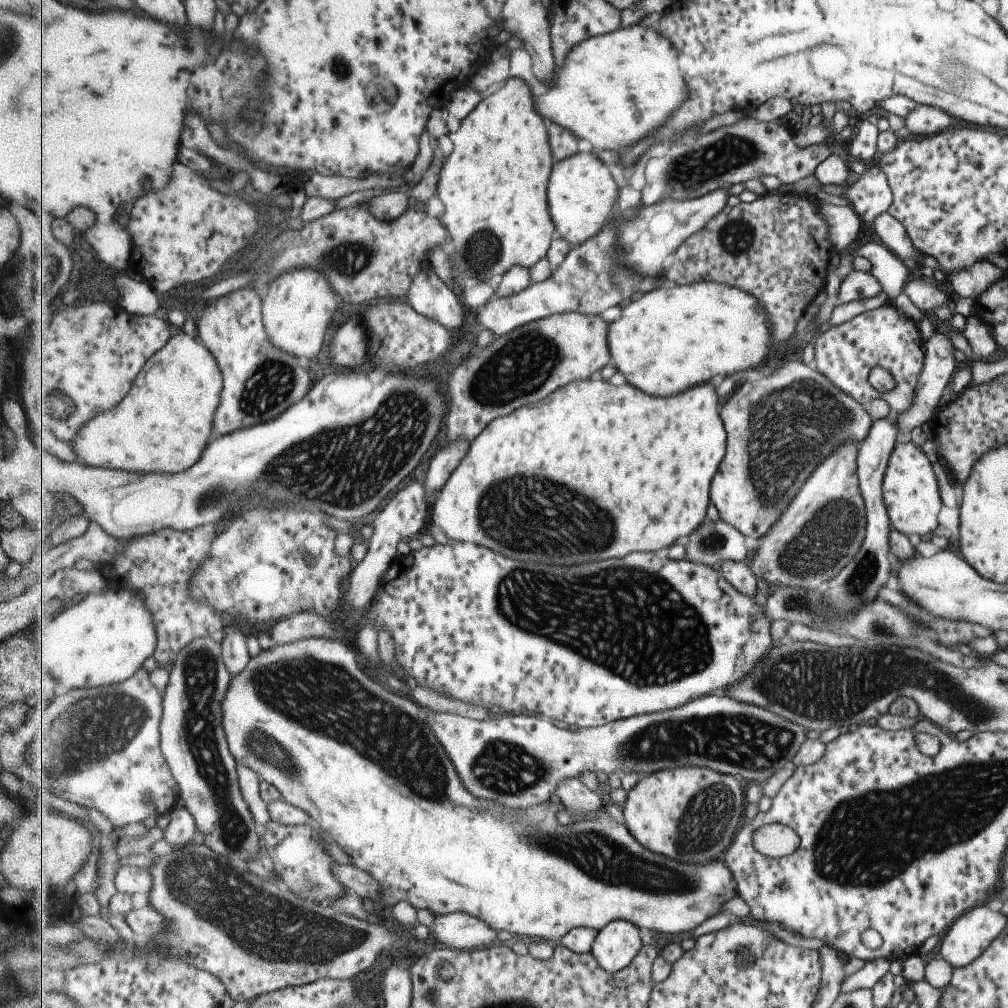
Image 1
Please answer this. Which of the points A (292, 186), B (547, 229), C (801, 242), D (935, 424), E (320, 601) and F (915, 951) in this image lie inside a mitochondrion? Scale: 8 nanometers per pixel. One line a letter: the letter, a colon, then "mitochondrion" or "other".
A: other
B: other
C: other
D: other
E: other
F: other

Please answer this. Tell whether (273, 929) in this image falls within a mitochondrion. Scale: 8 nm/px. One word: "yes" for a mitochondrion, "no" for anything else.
yes

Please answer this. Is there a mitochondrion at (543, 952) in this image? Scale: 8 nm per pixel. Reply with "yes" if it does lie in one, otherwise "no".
no

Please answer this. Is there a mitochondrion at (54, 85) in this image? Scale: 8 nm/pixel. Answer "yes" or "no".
no

